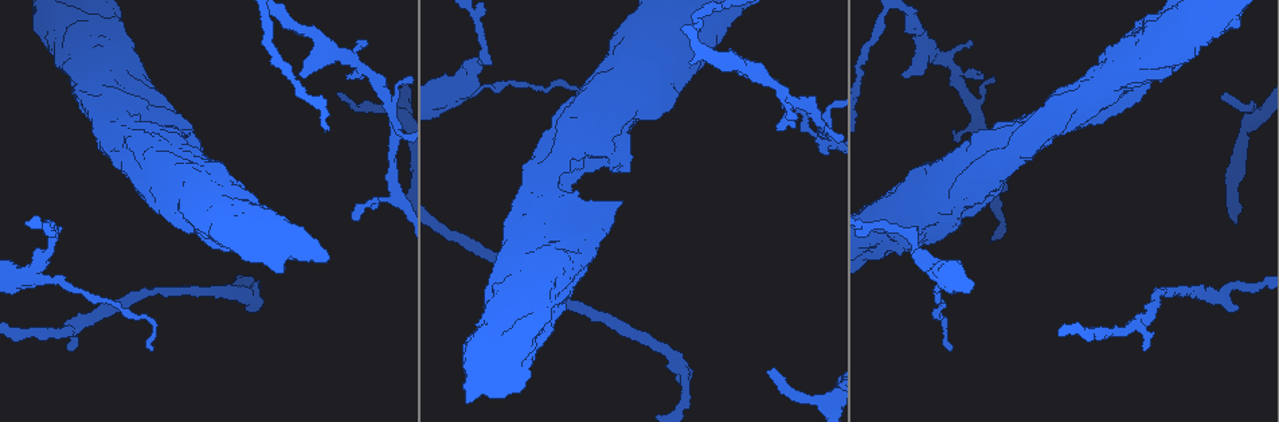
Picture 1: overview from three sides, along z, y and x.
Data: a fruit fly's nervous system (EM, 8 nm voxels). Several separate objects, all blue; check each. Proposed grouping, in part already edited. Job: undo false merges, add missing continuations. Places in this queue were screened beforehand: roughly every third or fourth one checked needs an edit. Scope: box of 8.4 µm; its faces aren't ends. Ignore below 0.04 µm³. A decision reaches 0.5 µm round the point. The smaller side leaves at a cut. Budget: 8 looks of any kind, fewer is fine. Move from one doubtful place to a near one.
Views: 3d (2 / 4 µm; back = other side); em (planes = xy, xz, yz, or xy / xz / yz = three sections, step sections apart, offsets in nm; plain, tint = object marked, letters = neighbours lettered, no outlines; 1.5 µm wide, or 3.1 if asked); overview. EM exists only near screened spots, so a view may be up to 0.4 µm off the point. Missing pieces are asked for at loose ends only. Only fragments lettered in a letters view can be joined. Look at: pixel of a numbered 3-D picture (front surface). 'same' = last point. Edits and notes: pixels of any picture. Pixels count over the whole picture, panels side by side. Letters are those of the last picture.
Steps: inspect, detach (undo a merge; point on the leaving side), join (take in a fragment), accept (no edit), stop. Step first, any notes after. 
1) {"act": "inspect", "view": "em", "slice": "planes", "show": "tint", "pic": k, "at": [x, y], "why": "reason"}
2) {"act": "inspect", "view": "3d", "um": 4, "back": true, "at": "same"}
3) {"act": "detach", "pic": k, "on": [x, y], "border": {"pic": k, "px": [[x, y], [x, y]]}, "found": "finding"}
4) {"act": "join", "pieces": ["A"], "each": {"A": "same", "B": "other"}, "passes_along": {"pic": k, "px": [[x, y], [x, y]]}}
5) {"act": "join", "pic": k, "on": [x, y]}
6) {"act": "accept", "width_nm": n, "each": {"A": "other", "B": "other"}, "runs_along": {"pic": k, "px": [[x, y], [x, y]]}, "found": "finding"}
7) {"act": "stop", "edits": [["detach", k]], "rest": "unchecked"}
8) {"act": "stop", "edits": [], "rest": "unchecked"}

{"act": "inspect", "view": "em", "slice": "planes", "show": "letters", "pic": 1, "at": [1223, 95], "why": "tapers out"}

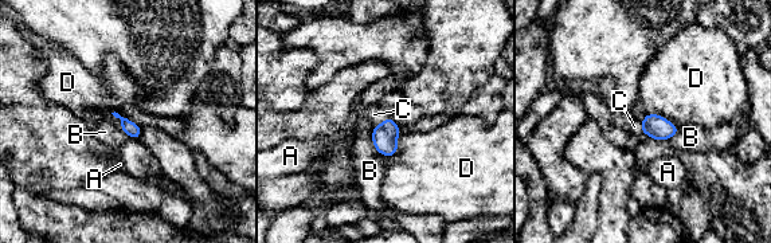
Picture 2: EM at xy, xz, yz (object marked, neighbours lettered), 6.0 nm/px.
{"act": "join", "pieces": ["C"], "each": {"A": "other", "B": "other", "C": "same", "D": "other"}, "found": "the neuron continues"}

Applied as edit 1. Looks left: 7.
{"act": "inspect", "view": "em", "slice": "xz", "step": 8, "show": "tint", "pic": 1, "at": [903, 71], "why": "free end"}

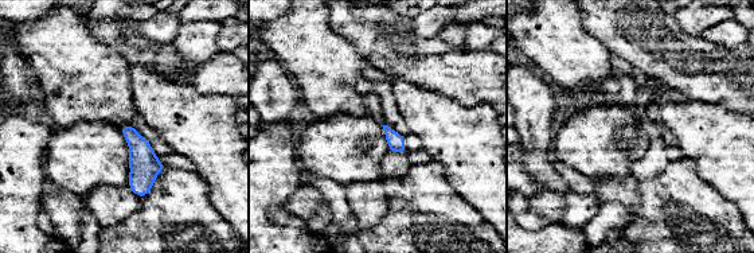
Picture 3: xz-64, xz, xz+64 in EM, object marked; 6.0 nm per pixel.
{"act": "inspect", "view": "em", "slice": "xy", "step": 4, "show": "letters", "at": "same", "why": "another direction"}

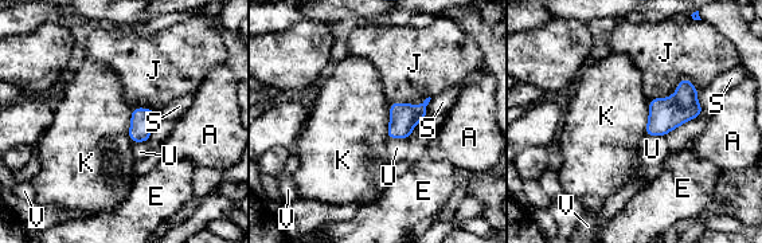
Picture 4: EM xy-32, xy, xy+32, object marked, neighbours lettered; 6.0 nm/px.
{"act": "accept", "each": {"A": "other", "E": "other", "J": "other", "K": "other", "S": "other", "U": "other", "V": "other"}, "border": {"pic": 4, "px": [[698, 89], [683, 78], [649, 101]]}, "found": "no lettered fragment goes on from it"}

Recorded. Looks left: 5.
{"act": "inspect", "view": "3d", "um": 2, "back": true, "pic": 1, "at": [364, 42], "why": "free end"}

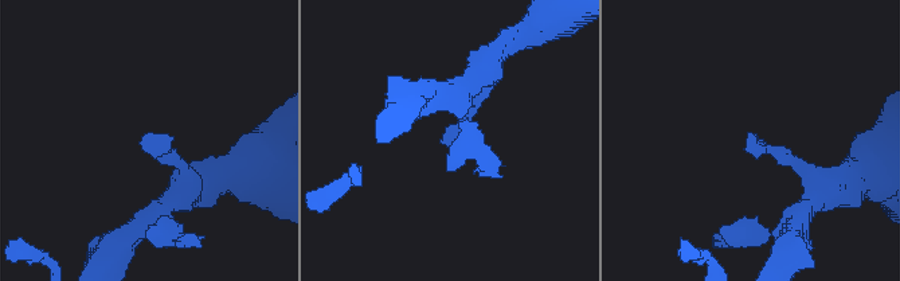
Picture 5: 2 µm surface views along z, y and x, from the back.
{"act": "inspect", "view": "em", "slice": "planes", "show": "letters", "pic": 5, "at": [142, 142]}

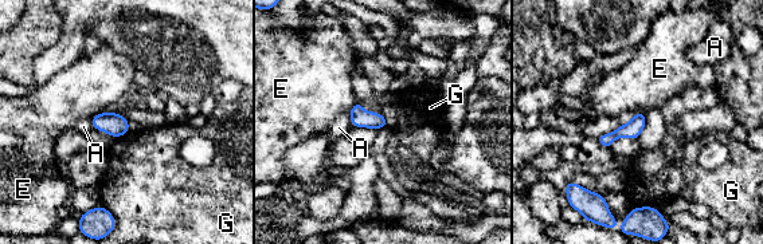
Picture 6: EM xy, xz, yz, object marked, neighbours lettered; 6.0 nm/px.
{"act": "accept", "each": {"A": "other", "E": "other", "G": "other"}, "runs_along": {"pic": 6, "px": [[641, 117], [627, 130], [602, 140]]}, "found": "none of them fits"}

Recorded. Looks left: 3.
{"act": "stop", "edits": [["join", 2]], "rest": "unchecked"}

